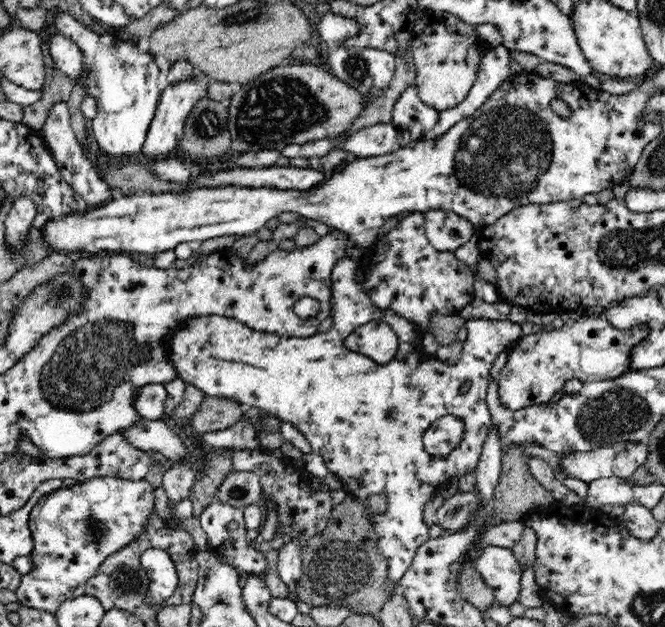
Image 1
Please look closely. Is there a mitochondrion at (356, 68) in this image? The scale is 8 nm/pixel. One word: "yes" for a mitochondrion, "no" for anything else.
yes

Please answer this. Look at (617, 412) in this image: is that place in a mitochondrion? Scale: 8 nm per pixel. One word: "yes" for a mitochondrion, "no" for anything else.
yes

